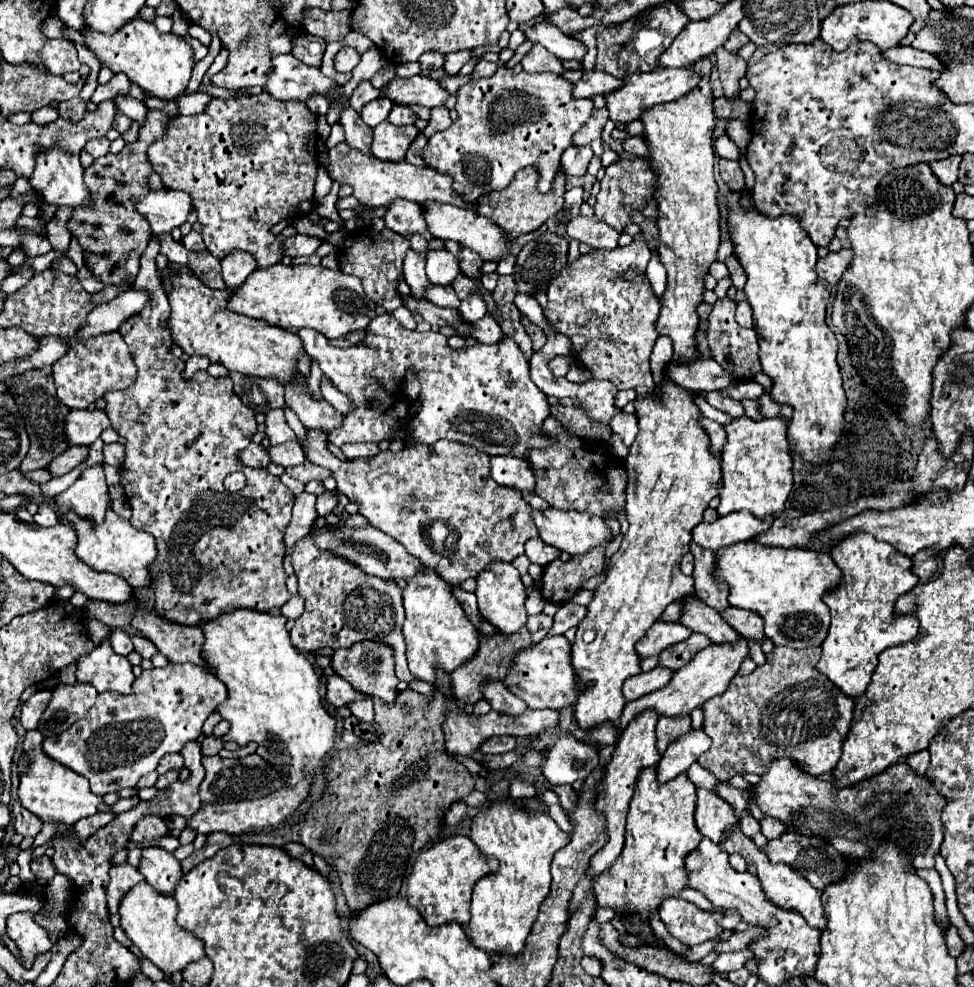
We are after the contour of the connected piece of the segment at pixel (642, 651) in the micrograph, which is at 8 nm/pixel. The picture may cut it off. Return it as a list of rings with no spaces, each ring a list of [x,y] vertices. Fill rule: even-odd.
[[[657,621],[653,623],[653,627],[645,633],[645,637],[635,645],[637,653],[641,659],[649,657],[649,655],[659,655],[665,647],[671,647],[679,641],[685,641],[693,631],[687,629],[681,623],[663,623]]]

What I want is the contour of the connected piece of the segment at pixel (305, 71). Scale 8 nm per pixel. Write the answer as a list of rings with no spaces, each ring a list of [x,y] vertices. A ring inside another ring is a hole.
[[[291,53],[277,55],[271,61],[273,69],[269,71],[269,81],[265,89],[279,101],[307,101],[311,95],[329,95],[339,93],[339,85],[325,77],[317,67],[303,65]]]

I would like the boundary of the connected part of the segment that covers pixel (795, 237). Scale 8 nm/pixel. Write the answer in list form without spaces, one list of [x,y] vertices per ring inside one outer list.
[[[739,193],[729,195],[729,209],[729,233],[735,243],[735,255],[747,273],[747,285],[743,291],[753,307],[755,331],[759,335],[759,359],[763,365],[763,373],[773,381],[769,395],[771,399],[775,399],[775,403],[791,405],[795,411],[787,431],[789,449],[793,455],[801,457],[803,463],[827,465],[827,461],[831,459],[831,449],[835,449],[839,437],[843,437],[843,413],[847,409],[847,397],[843,391],[841,371],[835,361],[837,339],[825,323],[825,307],[831,295],[831,285],[827,285],[815,273],[817,247],[811,243],[809,235],[801,229],[795,217],[781,215],[777,219],[771,219],[755,209],[741,209]]]

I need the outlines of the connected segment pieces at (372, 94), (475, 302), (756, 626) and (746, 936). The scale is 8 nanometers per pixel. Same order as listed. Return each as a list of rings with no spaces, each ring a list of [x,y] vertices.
[[[363,81],[363,83],[359,83],[359,87],[355,89],[353,97],[349,99],[349,105],[359,113],[369,101],[373,101],[377,97],[379,97],[379,89],[375,89],[369,81]]]
[[[473,295],[473,297],[469,297],[467,301],[461,301],[459,313],[463,315],[465,321],[475,323],[475,321],[479,321],[481,317],[485,317],[485,313],[487,313],[485,301],[483,301],[479,295]]]
[[[729,607],[721,615],[745,639],[763,639],[765,637],[763,635],[763,619],[759,617],[759,613],[751,613],[747,609]]]
[[[749,927],[747,931],[741,931],[741,933],[733,933],[729,941],[723,941],[715,947],[715,951],[723,953],[723,951],[743,951],[747,949],[755,939],[759,939],[759,935],[763,935],[767,929],[765,927]]]

